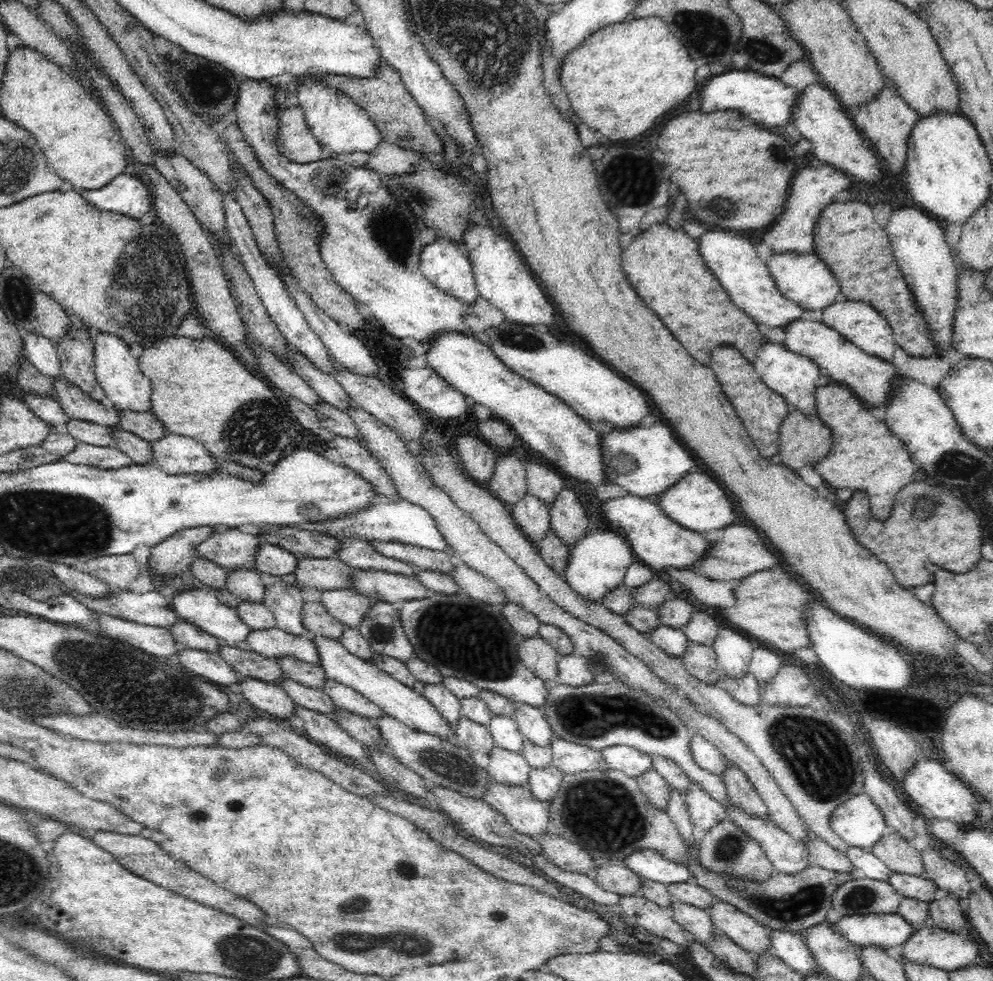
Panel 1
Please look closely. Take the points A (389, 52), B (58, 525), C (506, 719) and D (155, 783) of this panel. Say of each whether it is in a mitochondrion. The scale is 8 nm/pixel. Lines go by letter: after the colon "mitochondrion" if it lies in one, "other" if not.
A: other
B: mitochondrion
C: other
D: other

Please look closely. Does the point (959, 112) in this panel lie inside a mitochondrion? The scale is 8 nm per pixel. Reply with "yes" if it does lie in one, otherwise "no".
no

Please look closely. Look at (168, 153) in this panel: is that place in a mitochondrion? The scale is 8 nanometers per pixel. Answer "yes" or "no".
no

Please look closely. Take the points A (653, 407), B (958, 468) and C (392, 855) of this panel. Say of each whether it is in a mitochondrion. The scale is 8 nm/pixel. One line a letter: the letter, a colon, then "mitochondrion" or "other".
A: other
B: mitochondrion
C: other

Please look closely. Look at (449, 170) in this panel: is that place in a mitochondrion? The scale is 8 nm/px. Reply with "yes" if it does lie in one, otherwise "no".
no

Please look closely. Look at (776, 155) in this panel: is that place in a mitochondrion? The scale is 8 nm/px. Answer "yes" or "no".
yes

